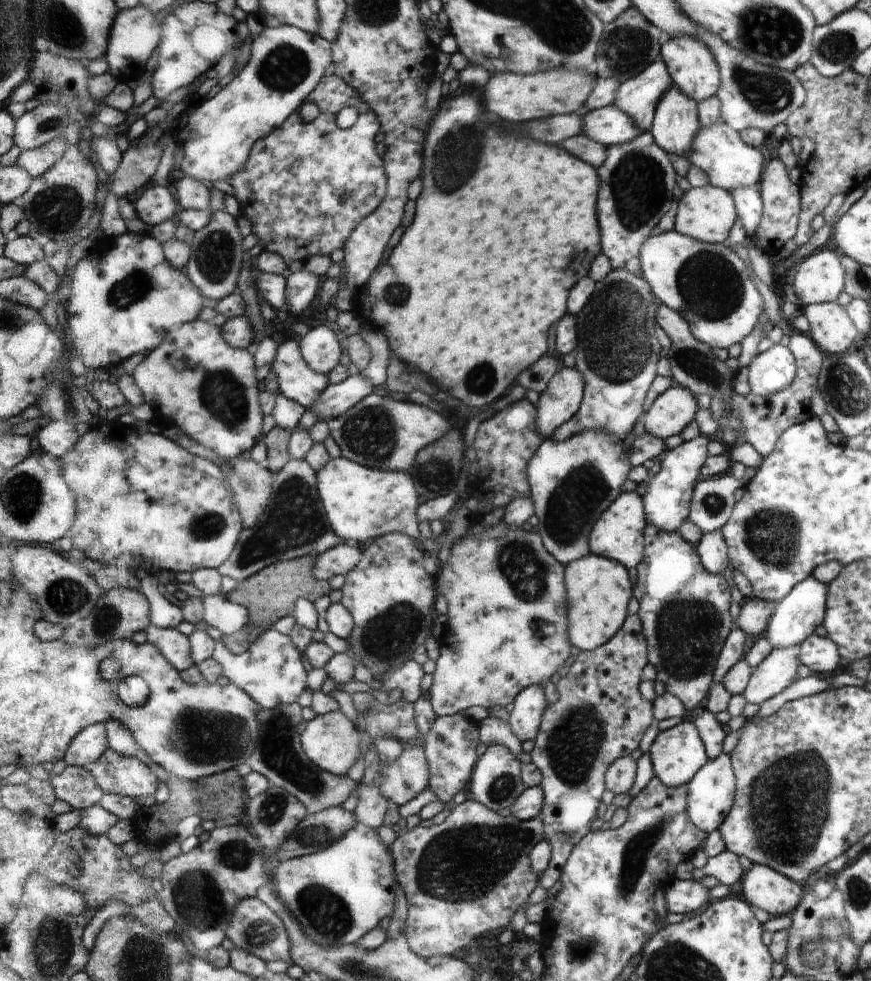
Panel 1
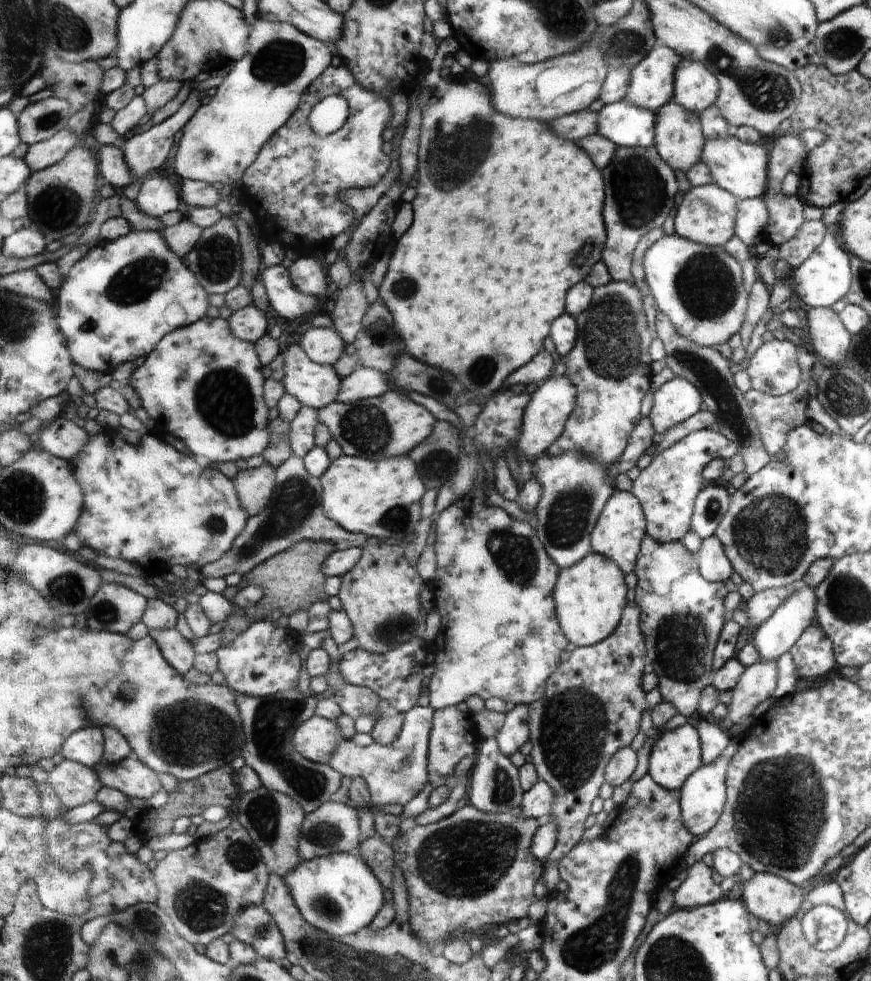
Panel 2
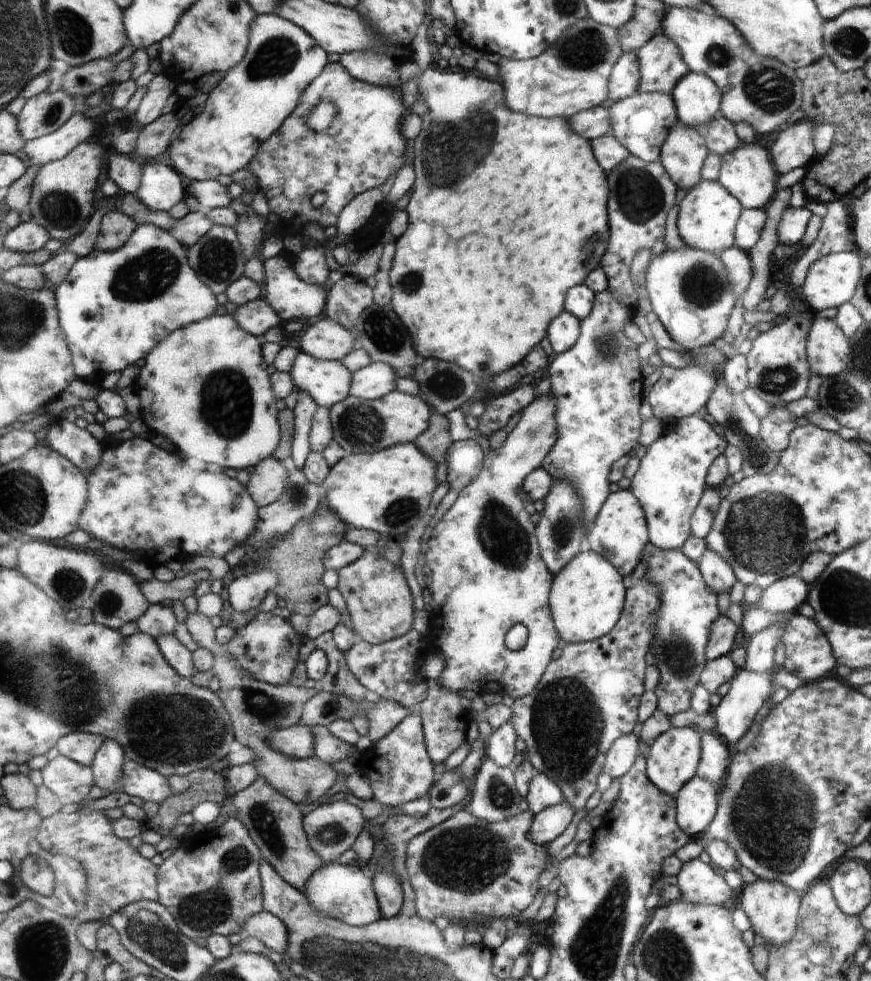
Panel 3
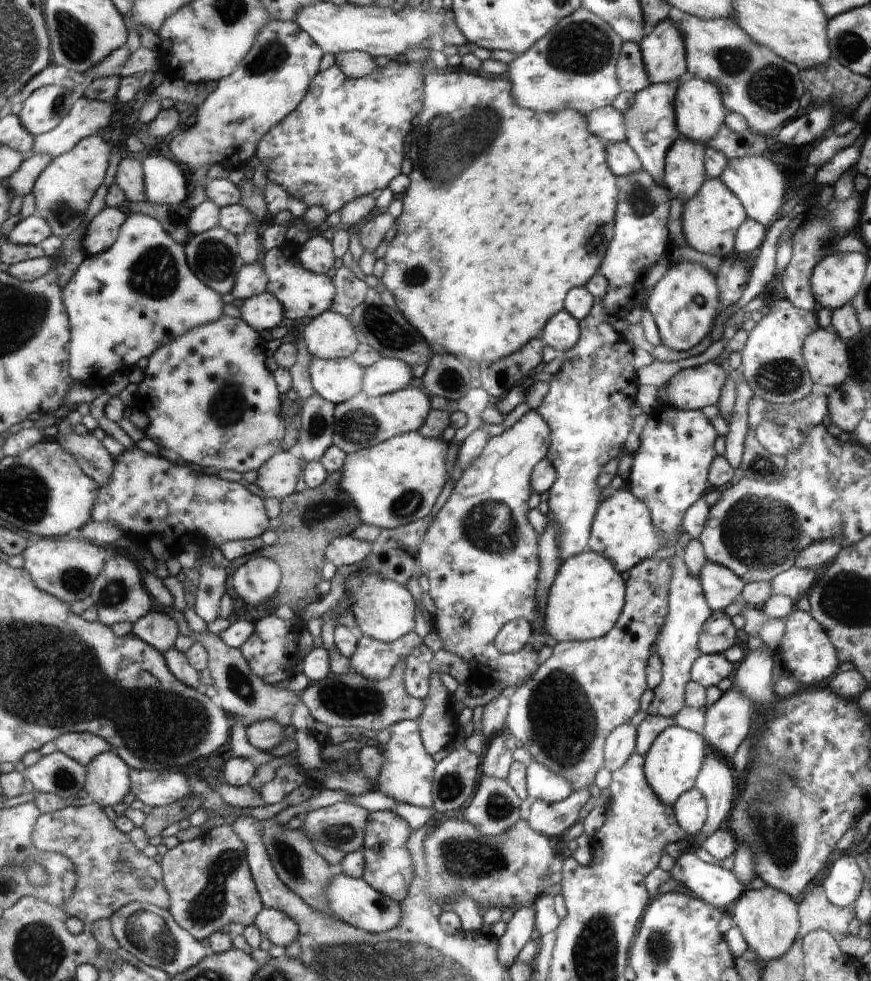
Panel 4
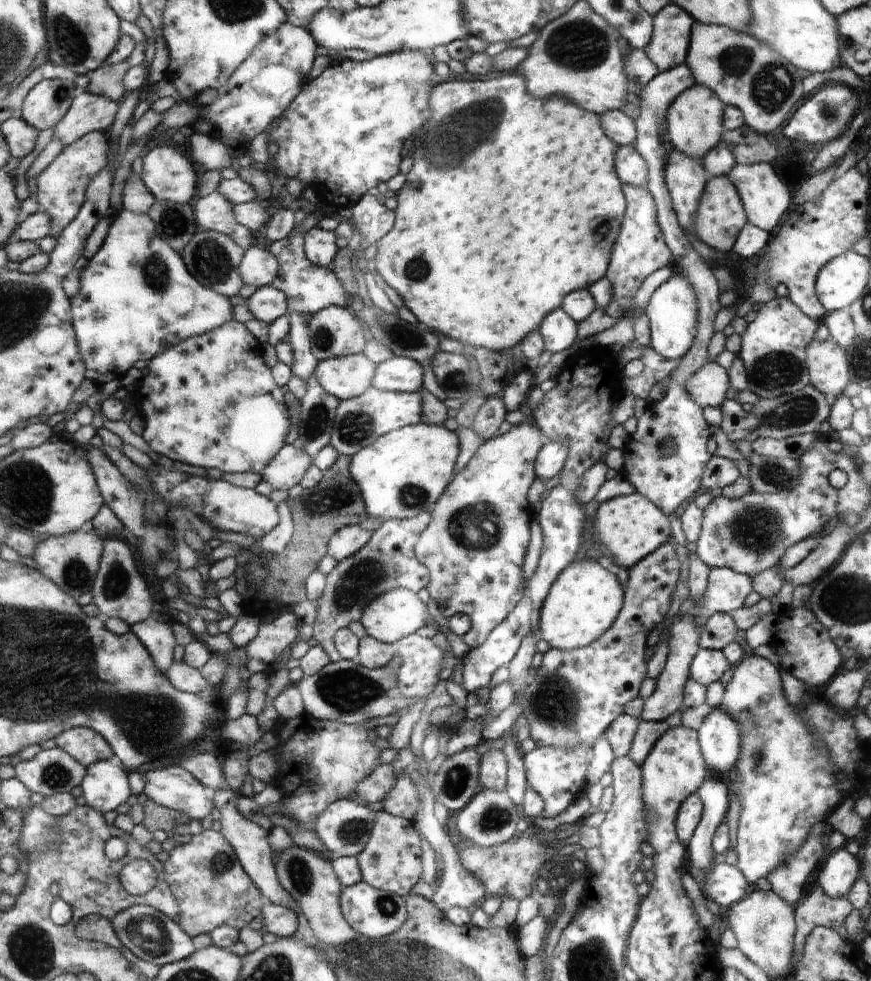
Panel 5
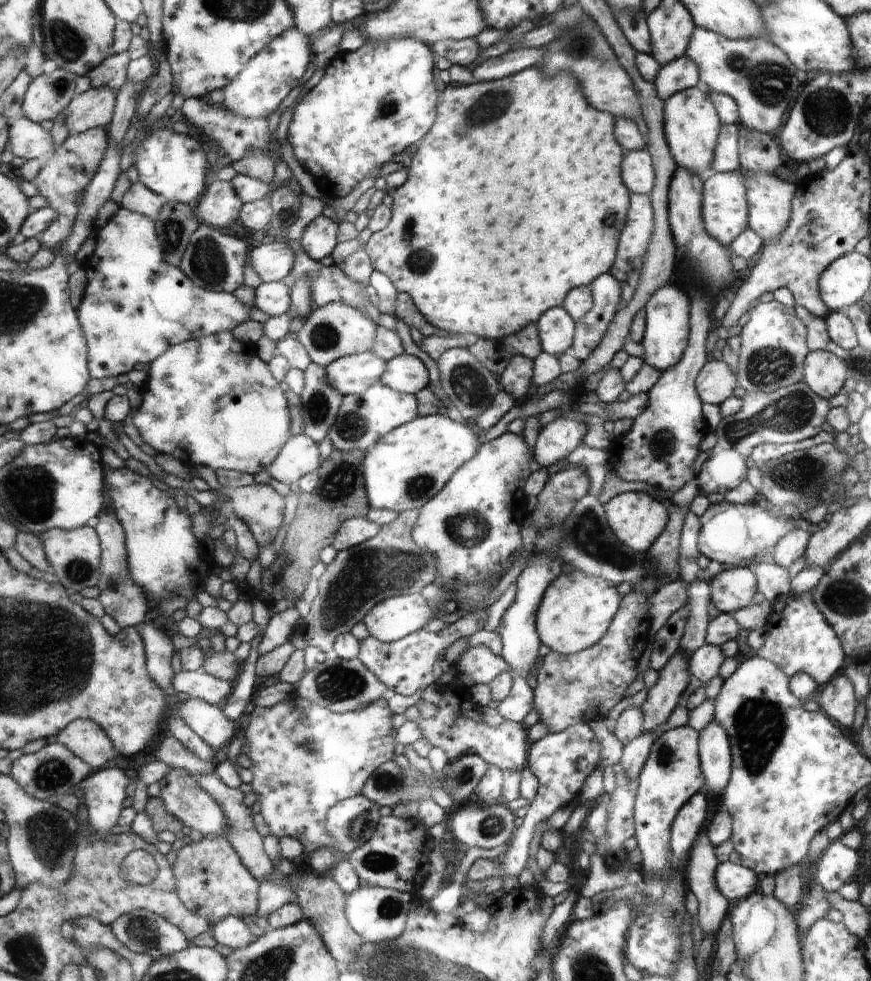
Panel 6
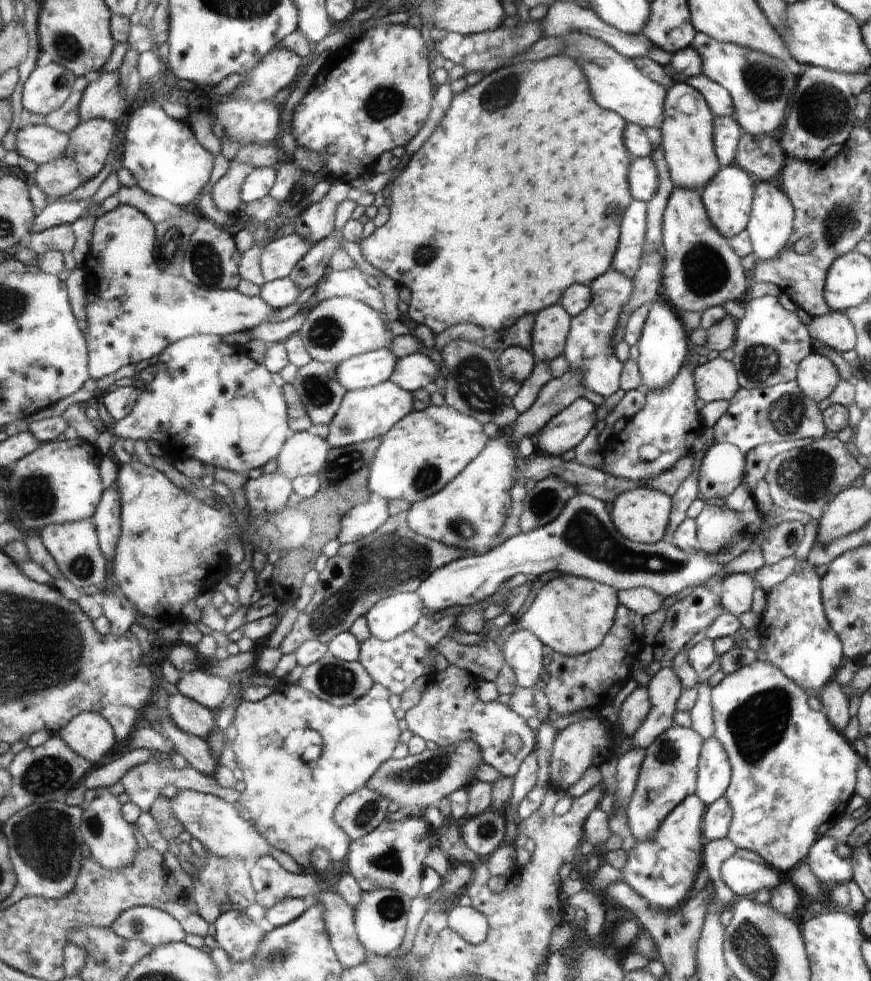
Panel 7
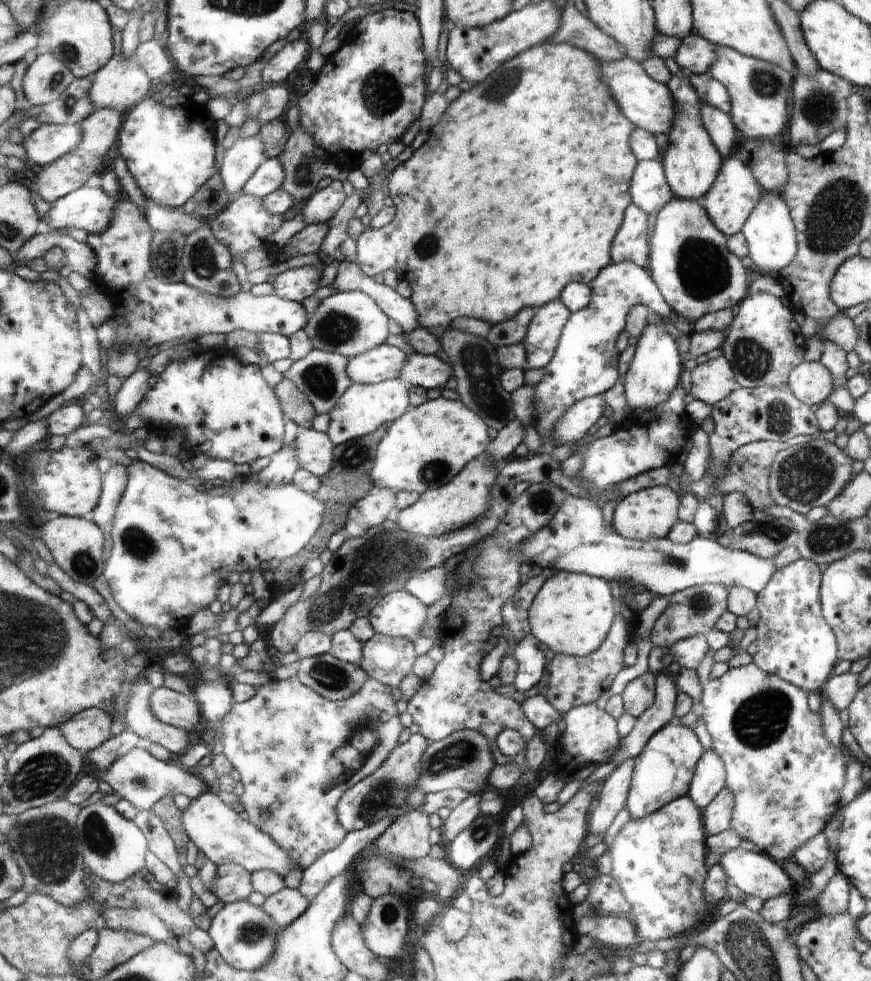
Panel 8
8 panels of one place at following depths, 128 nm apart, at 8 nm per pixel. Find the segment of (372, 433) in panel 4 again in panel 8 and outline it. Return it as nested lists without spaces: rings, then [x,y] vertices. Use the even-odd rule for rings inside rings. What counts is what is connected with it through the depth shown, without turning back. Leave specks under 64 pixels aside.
[[[399,378],[374,384],[352,383],[329,412],[330,423],[326,434],[332,439],[335,447],[344,445],[353,438],[360,438],[378,430],[380,426],[389,427],[402,414],[408,412],[409,408],[408,386],[400,382]]]

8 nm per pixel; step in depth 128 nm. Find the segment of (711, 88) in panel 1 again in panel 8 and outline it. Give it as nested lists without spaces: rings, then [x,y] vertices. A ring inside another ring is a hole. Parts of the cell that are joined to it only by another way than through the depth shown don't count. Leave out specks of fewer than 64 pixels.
[[[684,73],[682,76],[680,74],[674,74],[672,78],[668,81],[668,86],[671,91],[673,91],[673,97],[676,99],[677,103],[677,118],[673,122],[673,128],[668,132],[668,146],[666,146],[666,152],[662,154],[659,159],[664,164],[664,171],[665,171],[665,177],[668,179],[669,187],[673,191],[673,194],[675,196],[678,196],[678,198],[692,198],[694,200],[699,200],[705,196],[706,193],[709,192],[710,189],[713,188],[713,185],[716,184],[718,173],[721,172],[722,165],[724,164],[724,156],[720,153],[720,151],[717,149],[717,145],[713,142],[712,136],[709,134],[709,131],[706,130],[705,124],[702,122],[702,112],[701,112],[701,98],[697,94],[696,88],[693,86],[693,83],[690,82],[690,79],[688,77],[689,73]]]

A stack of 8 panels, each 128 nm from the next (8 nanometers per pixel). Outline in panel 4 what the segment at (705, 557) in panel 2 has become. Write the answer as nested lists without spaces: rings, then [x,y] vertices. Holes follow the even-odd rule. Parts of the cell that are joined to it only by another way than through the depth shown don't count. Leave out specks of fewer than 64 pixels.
[[[710,561],[702,566],[698,578],[713,611],[724,611],[729,604],[739,601],[745,587],[744,582],[729,568]]]

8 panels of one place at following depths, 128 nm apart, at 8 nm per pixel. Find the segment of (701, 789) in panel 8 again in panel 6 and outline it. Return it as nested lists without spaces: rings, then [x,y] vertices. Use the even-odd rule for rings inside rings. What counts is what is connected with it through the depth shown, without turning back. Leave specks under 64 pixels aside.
[[[716,720],[700,732],[700,738],[701,770],[705,777],[702,792],[719,801],[733,778],[733,742]]]

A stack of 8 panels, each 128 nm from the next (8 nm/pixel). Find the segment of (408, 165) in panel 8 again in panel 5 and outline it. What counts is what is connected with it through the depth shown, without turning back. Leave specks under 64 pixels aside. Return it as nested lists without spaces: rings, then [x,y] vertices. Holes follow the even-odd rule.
[[[520,73],[496,76],[490,80],[448,80],[441,79],[434,85],[429,98],[432,116],[420,132],[414,134],[412,143],[413,166],[406,175],[406,182],[398,192],[395,223],[392,230],[378,241],[378,252],[374,266],[384,282],[396,290],[418,320],[421,329],[438,330],[452,338],[462,338],[474,346],[484,346],[492,352],[504,352],[520,344],[534,329],[540,329],[544,316],[560,308],[560,300],[575,290],[588,289],[596,281],[606,277],[612,248],[618,238],[626,212],[626,200],[622,192],[623,182],[616,176],[614,158],[620,148],[605,133],[601,115],[582,110],[577,103],[566,98],[534,100],[526,92],[526,81]]]

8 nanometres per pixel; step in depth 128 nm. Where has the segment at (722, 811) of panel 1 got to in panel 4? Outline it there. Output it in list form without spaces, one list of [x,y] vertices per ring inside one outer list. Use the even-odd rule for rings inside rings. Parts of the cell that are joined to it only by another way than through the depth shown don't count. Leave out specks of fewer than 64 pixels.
[[[696,788],[689,790],[673,806],[677,822],[688,836],[697,836],[708,820],[709,806],[705,795]]]

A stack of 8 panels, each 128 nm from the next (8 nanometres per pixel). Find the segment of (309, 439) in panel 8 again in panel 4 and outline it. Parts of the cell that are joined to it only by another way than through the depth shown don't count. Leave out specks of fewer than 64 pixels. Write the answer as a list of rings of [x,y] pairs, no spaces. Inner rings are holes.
[[[295,450],[281,451],[270,457],[260,469],[255,484],[262,491],[262,498],[279,501],[296,492],[296,483],[302,476],[302,464]]]

